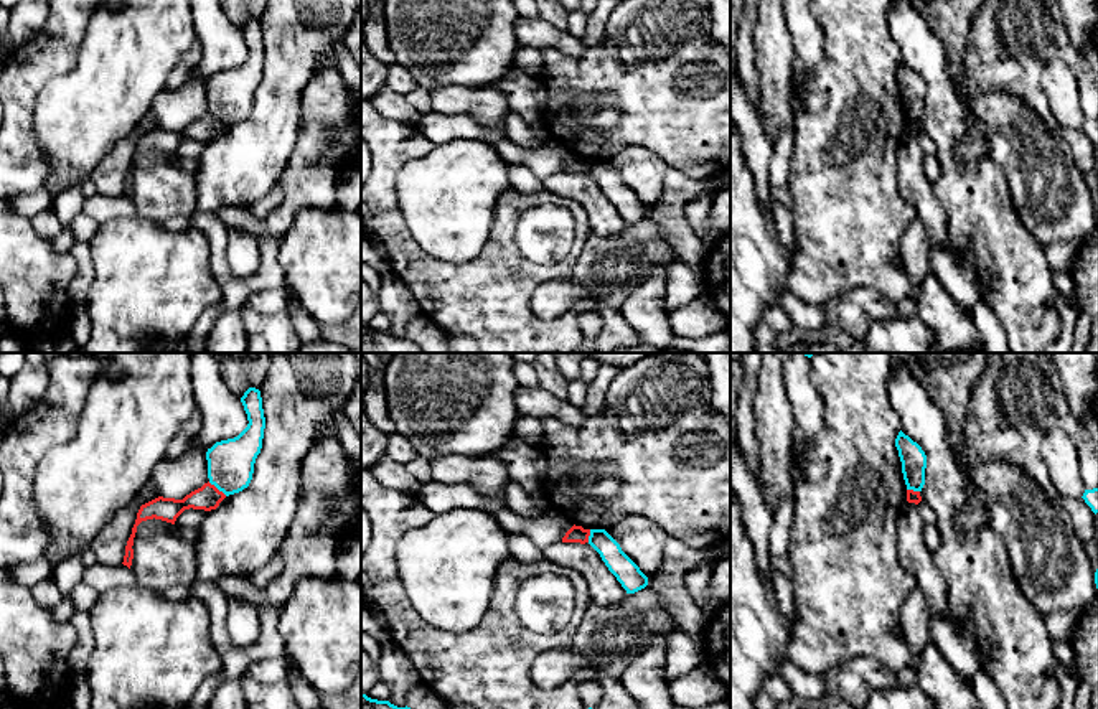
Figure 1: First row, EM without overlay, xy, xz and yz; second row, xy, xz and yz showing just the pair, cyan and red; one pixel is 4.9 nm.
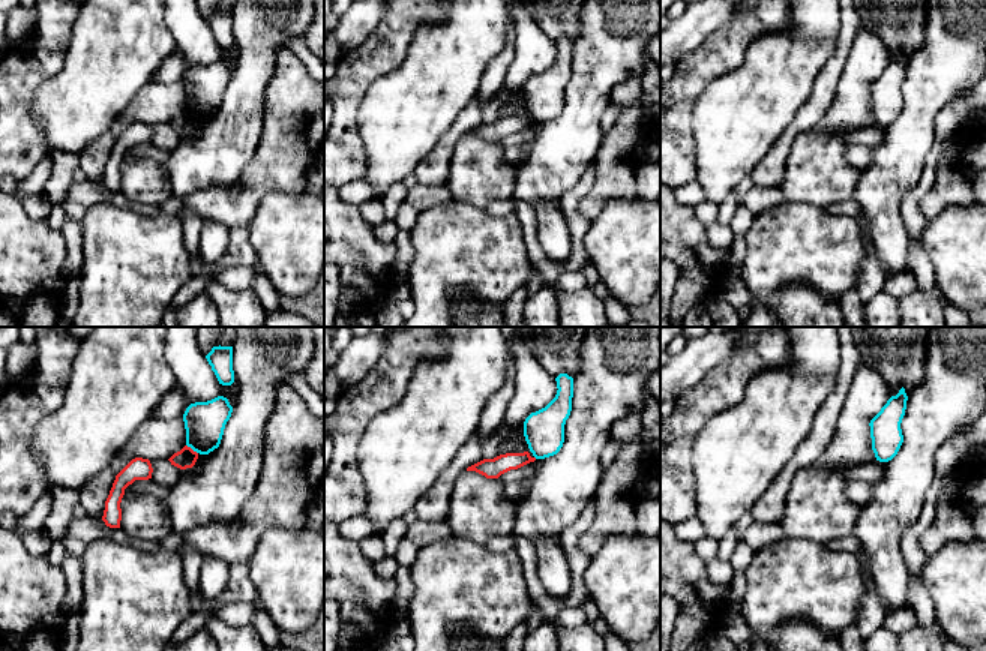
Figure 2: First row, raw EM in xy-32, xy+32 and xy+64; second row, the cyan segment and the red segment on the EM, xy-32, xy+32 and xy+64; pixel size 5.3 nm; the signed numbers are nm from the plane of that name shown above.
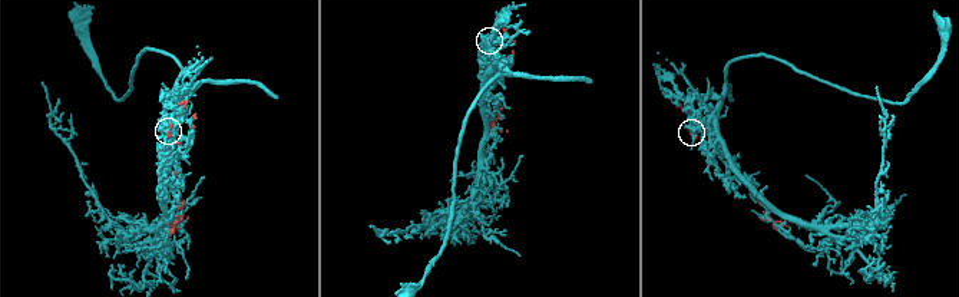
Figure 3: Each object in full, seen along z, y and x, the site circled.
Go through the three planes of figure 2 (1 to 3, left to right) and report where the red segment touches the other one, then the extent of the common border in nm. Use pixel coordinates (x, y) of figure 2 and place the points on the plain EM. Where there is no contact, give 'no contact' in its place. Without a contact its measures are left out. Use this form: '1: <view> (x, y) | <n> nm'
1: xy-32 (192, 113) | 80 nm
2: no contact
3: no contact

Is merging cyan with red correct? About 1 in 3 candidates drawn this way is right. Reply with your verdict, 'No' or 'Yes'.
No

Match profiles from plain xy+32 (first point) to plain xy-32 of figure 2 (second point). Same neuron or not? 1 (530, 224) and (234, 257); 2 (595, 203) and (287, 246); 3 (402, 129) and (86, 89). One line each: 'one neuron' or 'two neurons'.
1: one neuron
2: two neurons
3: one neuron

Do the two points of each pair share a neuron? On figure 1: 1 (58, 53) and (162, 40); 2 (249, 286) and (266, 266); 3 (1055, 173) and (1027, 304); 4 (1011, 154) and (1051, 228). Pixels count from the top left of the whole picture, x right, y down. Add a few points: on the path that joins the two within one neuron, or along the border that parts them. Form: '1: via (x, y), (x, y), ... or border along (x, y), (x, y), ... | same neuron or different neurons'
1: border along (91, 17), (78, 61), (68, 71), (53, 78) | different neurons
2: via (254, 281), (264, 271) | same neuron
3: border along (1018, 211), (1022, 225), (1044, 248) | different neurons
4: via (1029, 172), (1049, 192), (1049, 210) | same neuron

